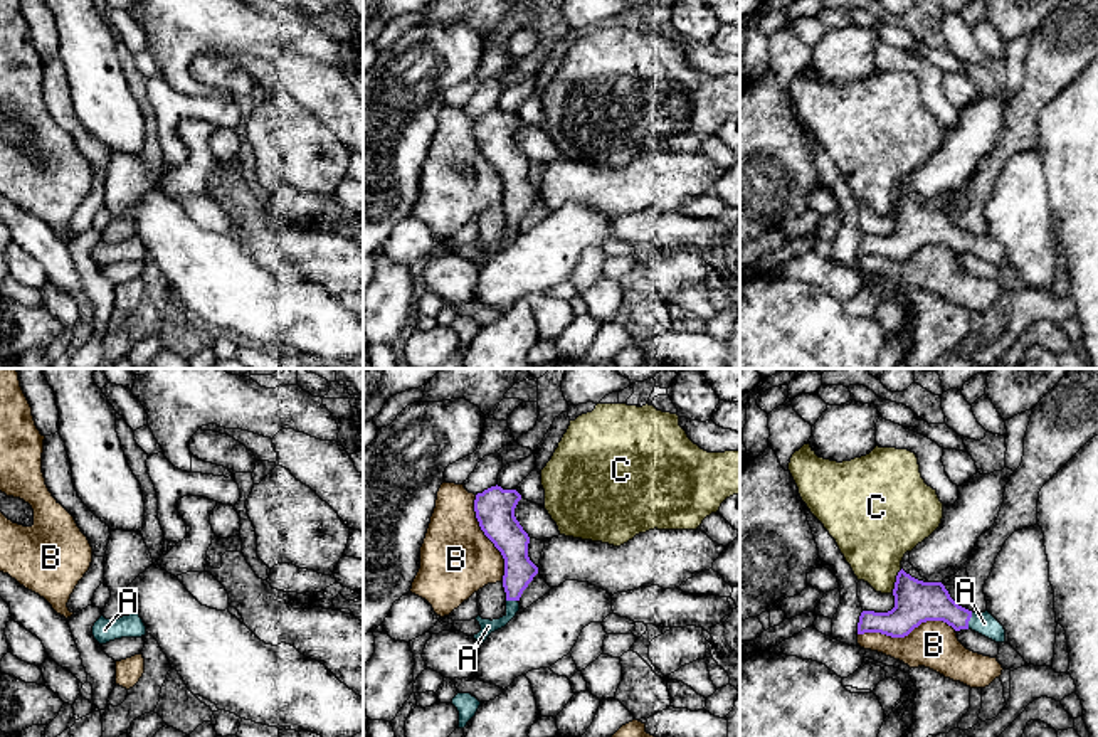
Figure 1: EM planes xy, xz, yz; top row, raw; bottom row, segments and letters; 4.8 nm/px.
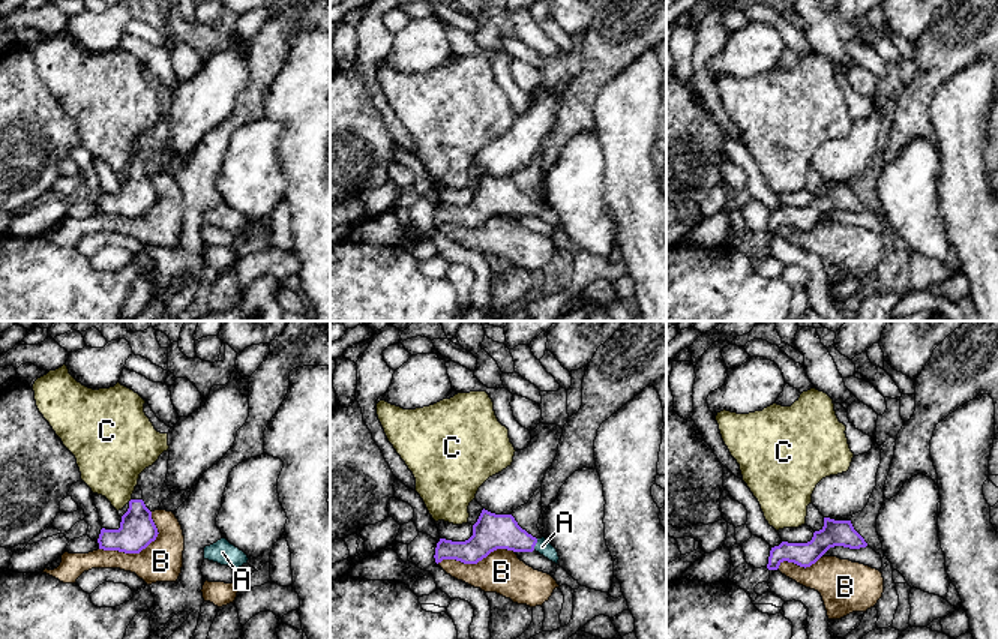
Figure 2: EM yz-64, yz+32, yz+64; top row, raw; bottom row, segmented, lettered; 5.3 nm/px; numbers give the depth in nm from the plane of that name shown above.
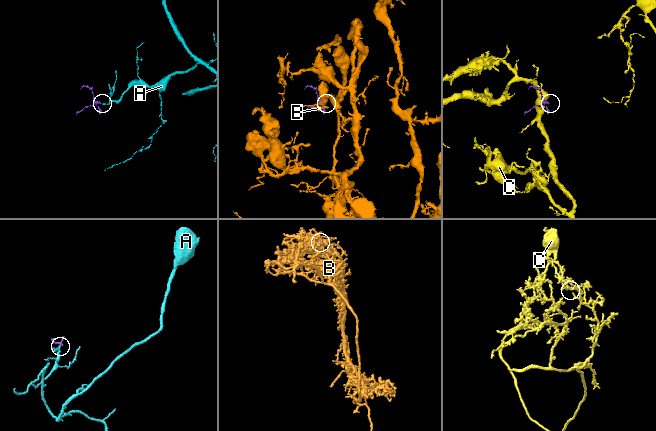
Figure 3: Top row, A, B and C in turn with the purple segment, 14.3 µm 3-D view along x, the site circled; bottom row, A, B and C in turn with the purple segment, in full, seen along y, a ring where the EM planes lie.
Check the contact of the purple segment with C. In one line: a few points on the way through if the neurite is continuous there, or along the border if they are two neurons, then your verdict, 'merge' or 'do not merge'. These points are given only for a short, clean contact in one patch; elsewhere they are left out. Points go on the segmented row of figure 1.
border yz (902, 569), (892, 593); do not merge

